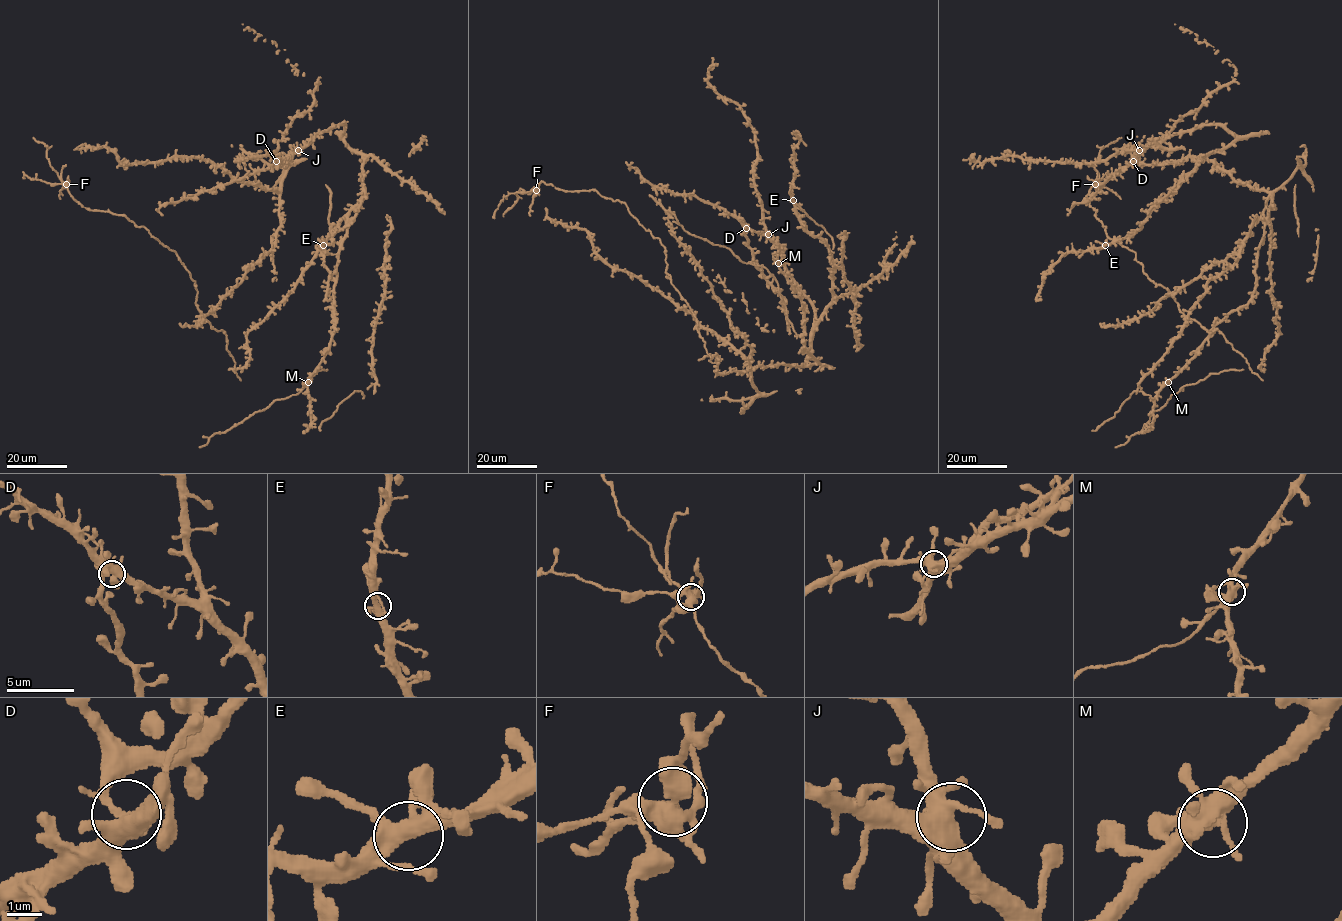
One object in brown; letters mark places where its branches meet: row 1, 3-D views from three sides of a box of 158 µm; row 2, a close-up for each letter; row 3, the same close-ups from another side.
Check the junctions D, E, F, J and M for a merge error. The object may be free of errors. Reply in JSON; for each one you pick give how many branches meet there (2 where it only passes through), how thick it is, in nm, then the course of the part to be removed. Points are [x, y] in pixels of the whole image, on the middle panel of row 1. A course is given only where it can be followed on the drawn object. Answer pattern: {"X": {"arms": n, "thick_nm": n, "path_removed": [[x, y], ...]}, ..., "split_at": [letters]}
{"F": {"arms": 7, "thick_nm": 480, "path_removed": [[536, 190], [528, 194], [520, 188], [517, 200], [503, 216]]}, "split_at": ["F"]}

